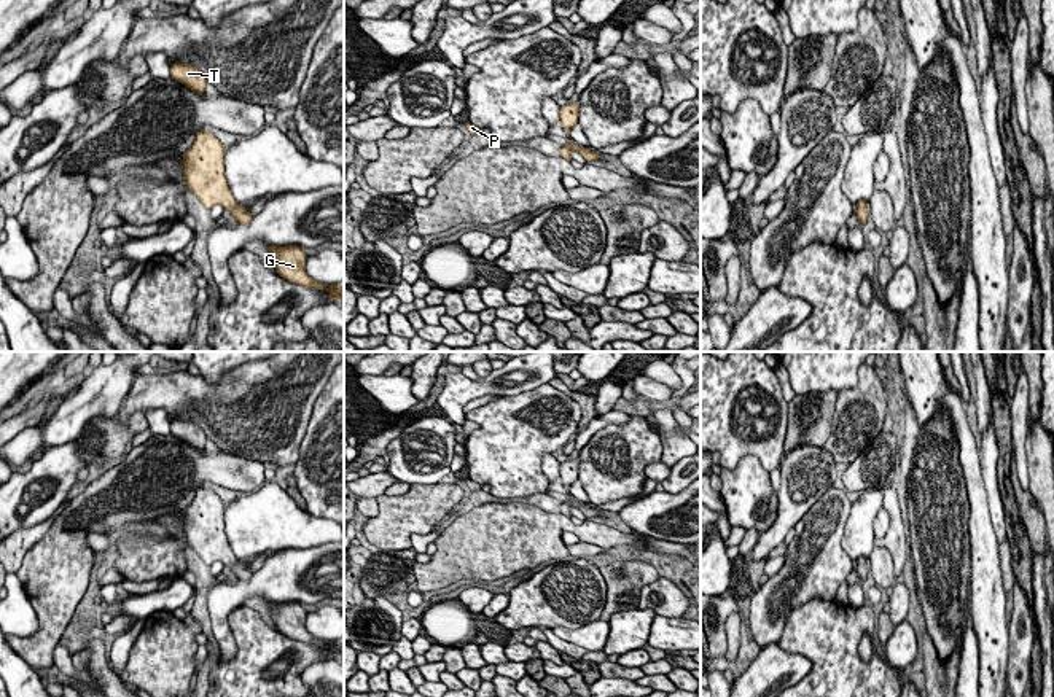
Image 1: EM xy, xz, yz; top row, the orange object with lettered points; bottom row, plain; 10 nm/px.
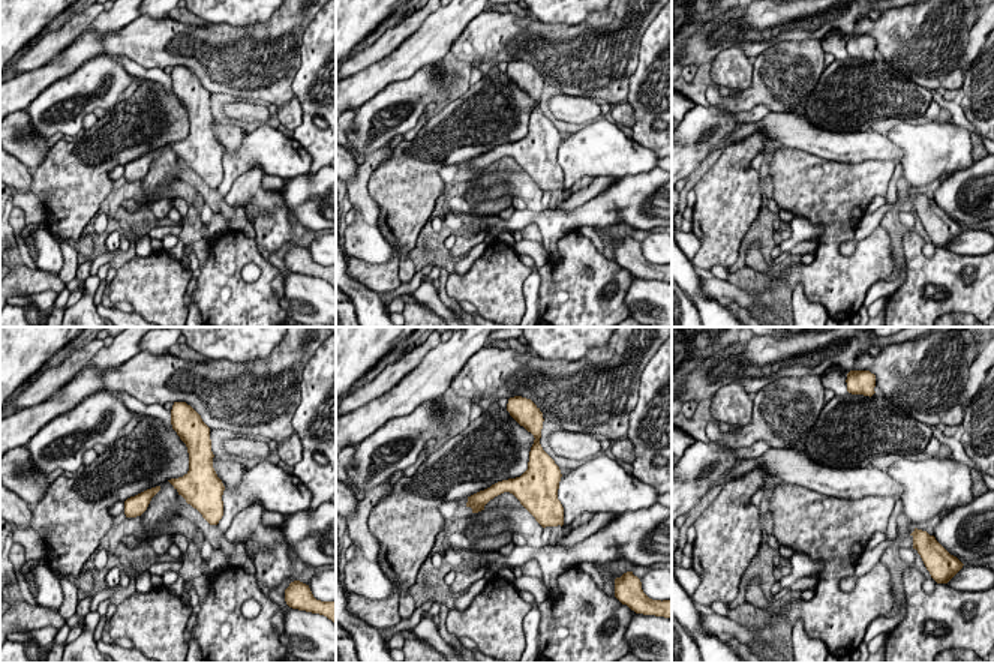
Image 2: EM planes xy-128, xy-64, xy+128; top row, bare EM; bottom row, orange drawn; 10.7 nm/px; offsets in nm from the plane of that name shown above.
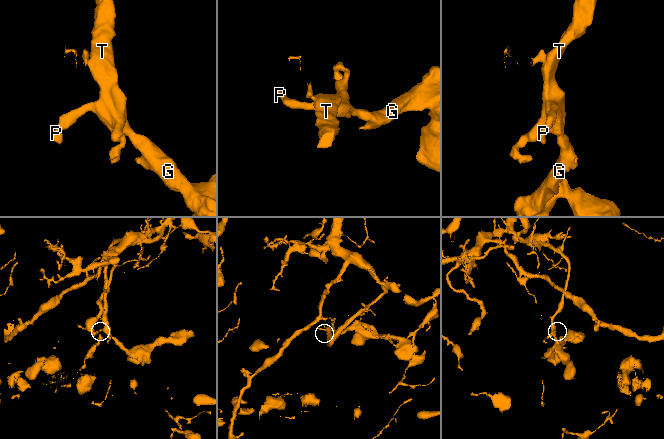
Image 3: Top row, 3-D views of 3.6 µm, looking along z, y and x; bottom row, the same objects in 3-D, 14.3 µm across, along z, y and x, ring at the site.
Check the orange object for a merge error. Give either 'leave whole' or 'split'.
split

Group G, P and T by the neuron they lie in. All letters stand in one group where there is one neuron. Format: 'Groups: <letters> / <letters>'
Groups: G / P T

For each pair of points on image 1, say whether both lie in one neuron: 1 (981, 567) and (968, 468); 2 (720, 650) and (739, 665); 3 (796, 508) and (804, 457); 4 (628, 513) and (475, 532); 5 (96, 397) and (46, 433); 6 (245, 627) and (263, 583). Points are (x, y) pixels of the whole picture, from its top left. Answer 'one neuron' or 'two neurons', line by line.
1: one neuron
2: one neuron
3: one neuron
4: two neurons
5: one neuron
6: two neurons

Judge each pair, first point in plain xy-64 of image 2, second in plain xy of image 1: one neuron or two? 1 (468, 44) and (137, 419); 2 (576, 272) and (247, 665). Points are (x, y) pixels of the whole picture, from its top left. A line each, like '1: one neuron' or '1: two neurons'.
1: two neurons
2: one neuron

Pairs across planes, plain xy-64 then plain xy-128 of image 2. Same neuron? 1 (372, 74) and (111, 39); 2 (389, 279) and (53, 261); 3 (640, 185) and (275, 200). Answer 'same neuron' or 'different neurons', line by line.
1: different neurons
2: different neurons
3: different neurons

